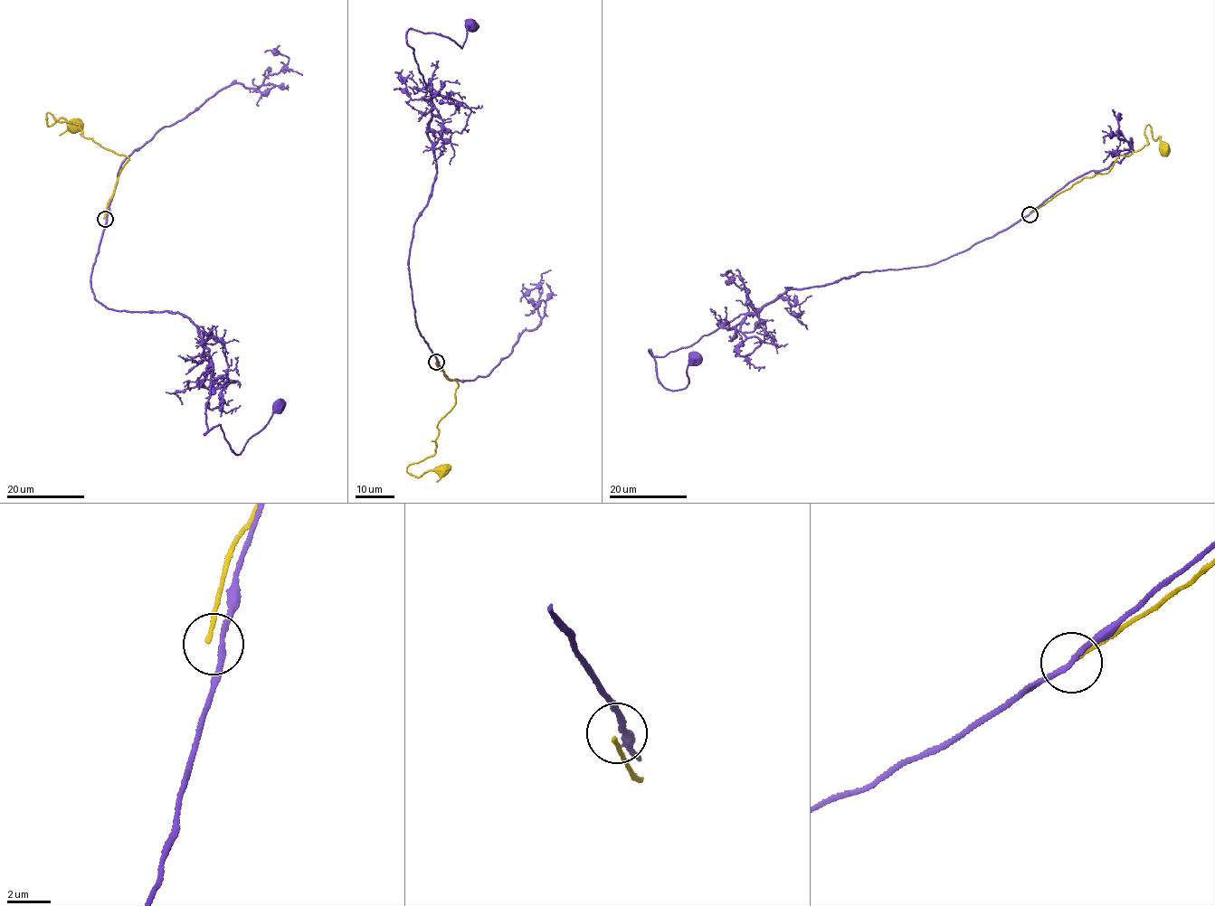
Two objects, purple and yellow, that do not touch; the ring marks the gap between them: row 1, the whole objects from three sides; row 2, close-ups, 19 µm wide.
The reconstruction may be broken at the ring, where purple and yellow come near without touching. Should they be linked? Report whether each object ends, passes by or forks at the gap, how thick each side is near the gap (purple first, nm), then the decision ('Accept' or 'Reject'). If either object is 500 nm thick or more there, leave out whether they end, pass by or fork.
At the ring purple passes by. At the ring yellow ends. Thickness 240 nm (purple) against 190 nm. Reject

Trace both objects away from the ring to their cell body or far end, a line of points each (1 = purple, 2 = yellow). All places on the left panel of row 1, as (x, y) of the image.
1: (106, 219), (94, 297), (197, 325), (212, 358), (204, 434), (219, 425), (238, 455), (278, 407)
2: (104, 218), (128, 156), (82, 136), (80, 124), (60, 122), (46, 114), (49, 126), (63, 117), (75, 125)

